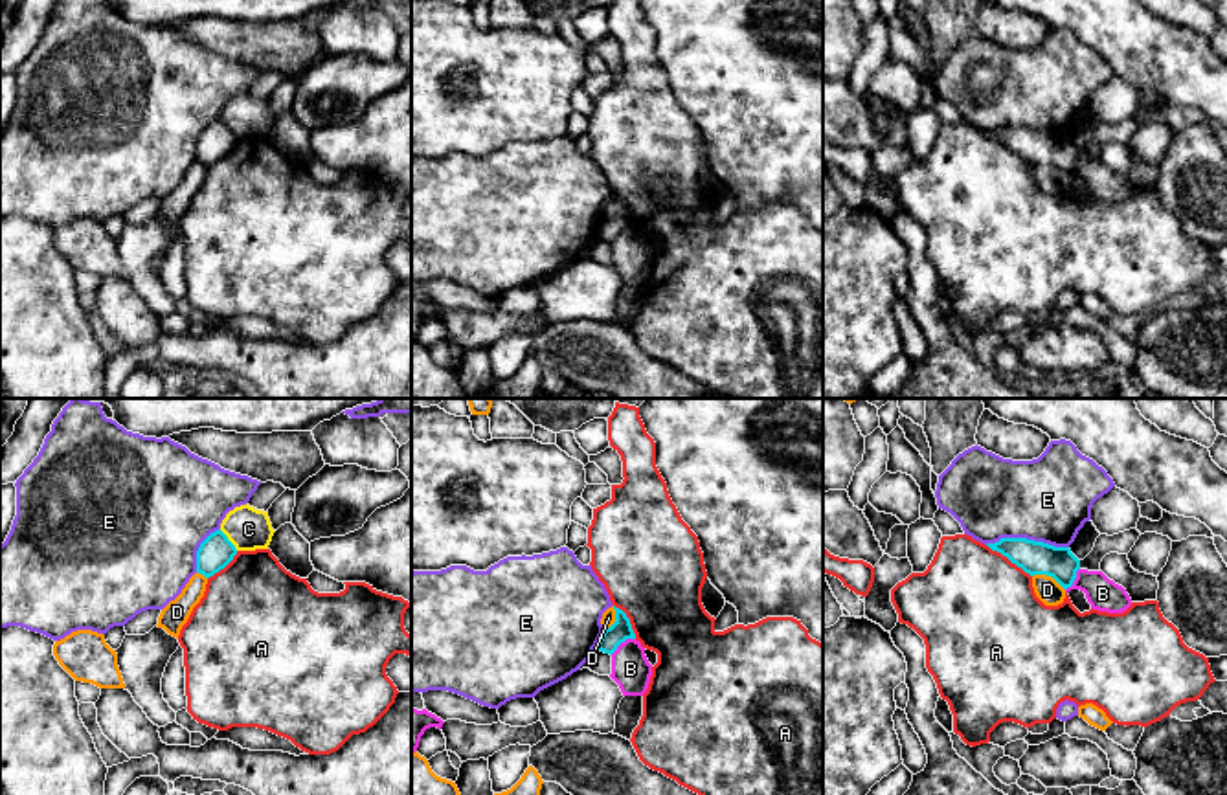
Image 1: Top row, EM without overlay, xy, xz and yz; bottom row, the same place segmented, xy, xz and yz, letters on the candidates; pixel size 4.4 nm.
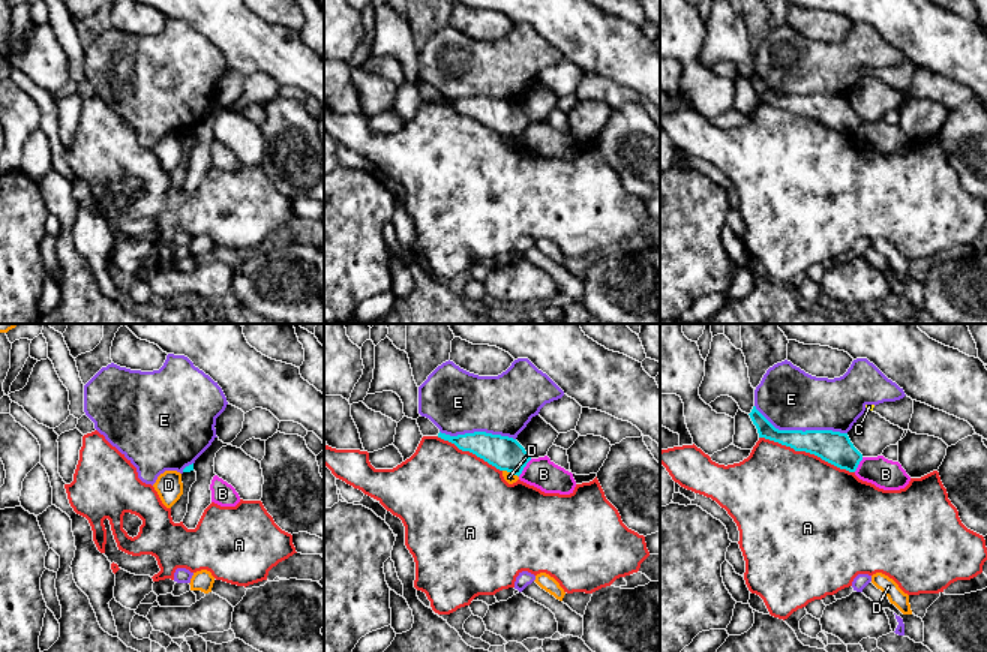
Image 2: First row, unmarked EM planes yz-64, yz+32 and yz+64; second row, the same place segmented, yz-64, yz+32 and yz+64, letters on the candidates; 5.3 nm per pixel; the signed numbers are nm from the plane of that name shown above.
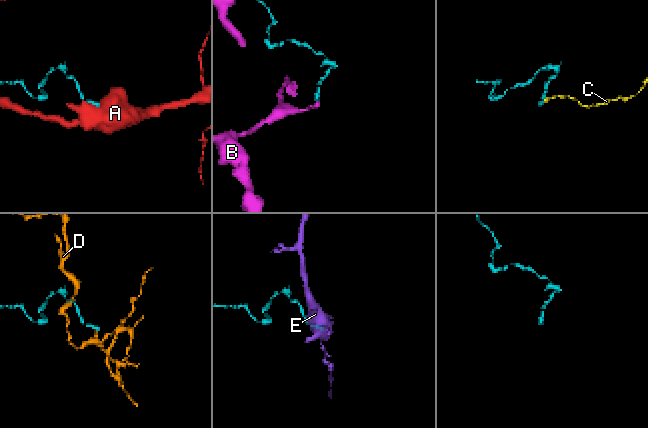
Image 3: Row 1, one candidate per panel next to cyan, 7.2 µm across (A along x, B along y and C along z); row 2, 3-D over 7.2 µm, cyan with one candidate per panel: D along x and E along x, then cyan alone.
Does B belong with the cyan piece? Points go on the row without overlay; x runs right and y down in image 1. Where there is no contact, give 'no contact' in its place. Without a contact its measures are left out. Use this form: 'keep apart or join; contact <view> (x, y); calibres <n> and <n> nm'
keep apart; contact xz (621, 230); calibres 90 and 170 nm

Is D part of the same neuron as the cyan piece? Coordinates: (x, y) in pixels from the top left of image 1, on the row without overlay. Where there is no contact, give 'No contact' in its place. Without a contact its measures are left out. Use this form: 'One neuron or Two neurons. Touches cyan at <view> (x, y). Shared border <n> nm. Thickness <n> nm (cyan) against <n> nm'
Two neurons. Touches cyan at yz (1049, 164). Shared border 160 nm. Thickness 140 nm (cyan) against 110 nm

